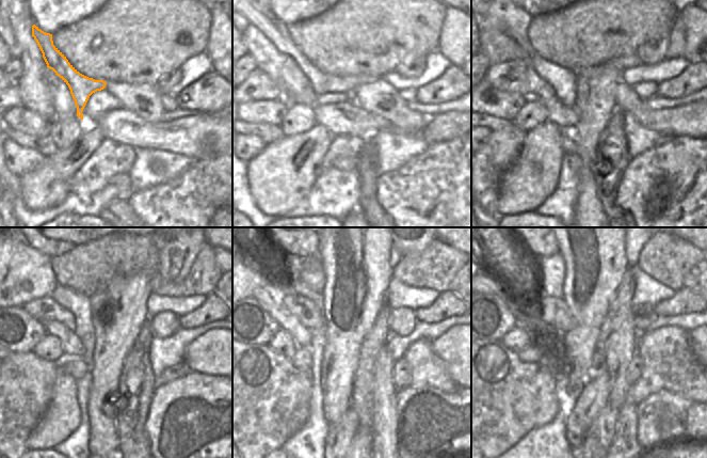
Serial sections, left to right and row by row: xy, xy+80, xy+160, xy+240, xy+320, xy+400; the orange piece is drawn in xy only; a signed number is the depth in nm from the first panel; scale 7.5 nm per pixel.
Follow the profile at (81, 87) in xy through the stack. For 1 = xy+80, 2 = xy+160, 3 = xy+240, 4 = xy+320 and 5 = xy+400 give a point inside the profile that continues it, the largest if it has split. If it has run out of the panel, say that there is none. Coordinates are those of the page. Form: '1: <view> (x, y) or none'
1: xy+80 (273, 29)
2: xy+160 (626, 60)
3: xy+240 (204, 274)
4: xy+320 (434, 267)
5: xy+400 (665, 257)

